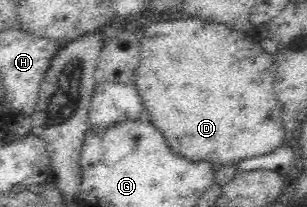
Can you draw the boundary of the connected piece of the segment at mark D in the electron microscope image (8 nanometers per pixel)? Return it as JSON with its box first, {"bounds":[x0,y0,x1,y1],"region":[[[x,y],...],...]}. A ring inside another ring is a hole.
{"bounds":[132,18,286,165],"region":[[[190,18],[152,23],[144,30],[140,38],[140,62],[132,83],[150,122],[166,136],[172,152],[182,154],[186,160],[231,165],[244,158],[270,154],[286,140],[282,104],[278,104],[274,95],[275,68],[276,61],[260,47],[260,42],[224,24]]]}

